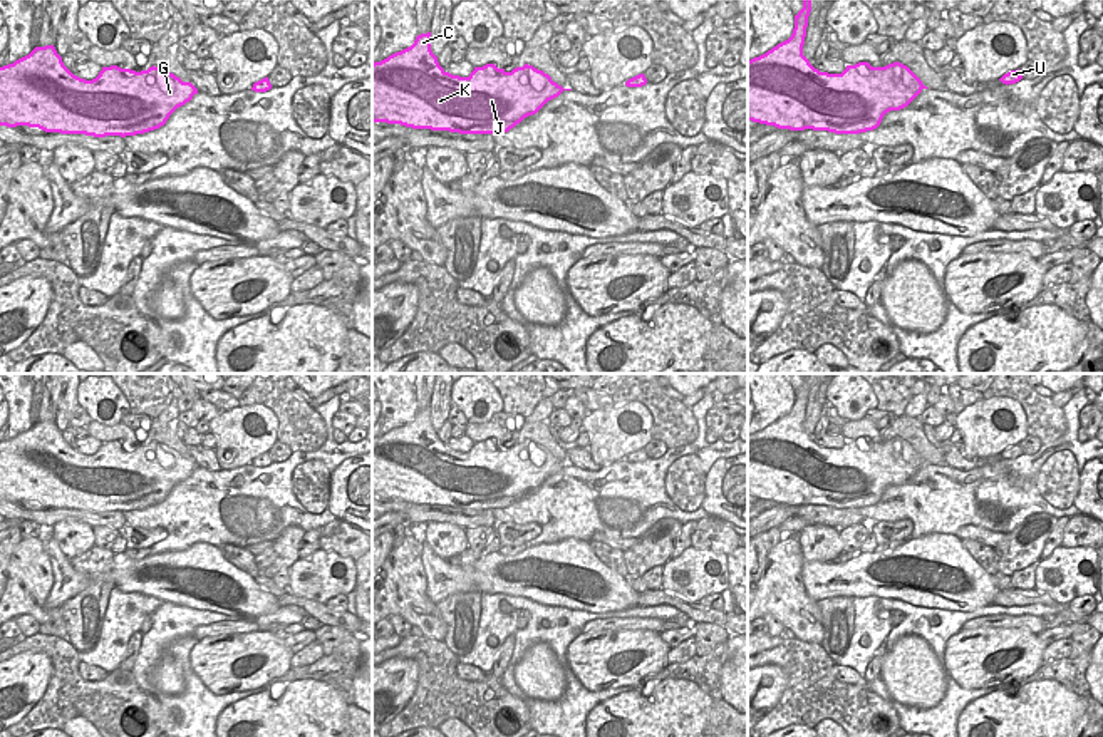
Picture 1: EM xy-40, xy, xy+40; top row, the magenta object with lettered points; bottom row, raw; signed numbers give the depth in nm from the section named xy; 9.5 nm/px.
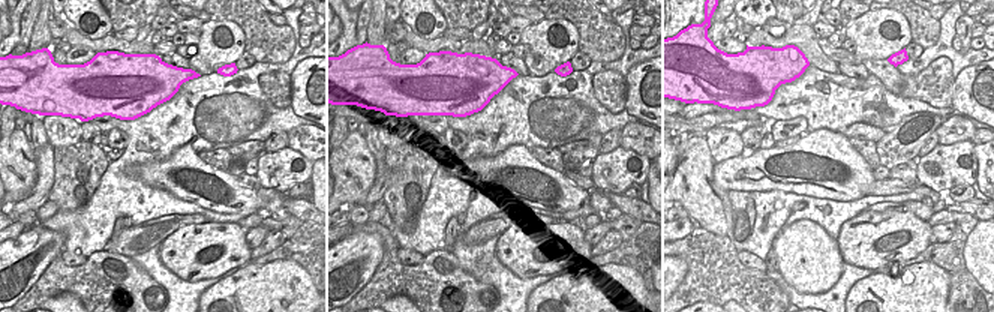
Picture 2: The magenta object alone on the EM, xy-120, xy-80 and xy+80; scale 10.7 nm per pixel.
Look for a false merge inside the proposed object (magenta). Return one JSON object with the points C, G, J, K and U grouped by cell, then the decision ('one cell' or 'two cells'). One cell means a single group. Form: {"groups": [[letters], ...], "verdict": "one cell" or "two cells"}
{"groups": [["C", "G", "J", "K", "U"]], "verdict": "one cell"}

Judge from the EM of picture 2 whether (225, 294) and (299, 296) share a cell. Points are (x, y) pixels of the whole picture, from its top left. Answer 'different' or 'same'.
same

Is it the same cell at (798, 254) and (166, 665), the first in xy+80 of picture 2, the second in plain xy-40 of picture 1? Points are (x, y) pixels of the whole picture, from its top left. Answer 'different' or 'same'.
same

